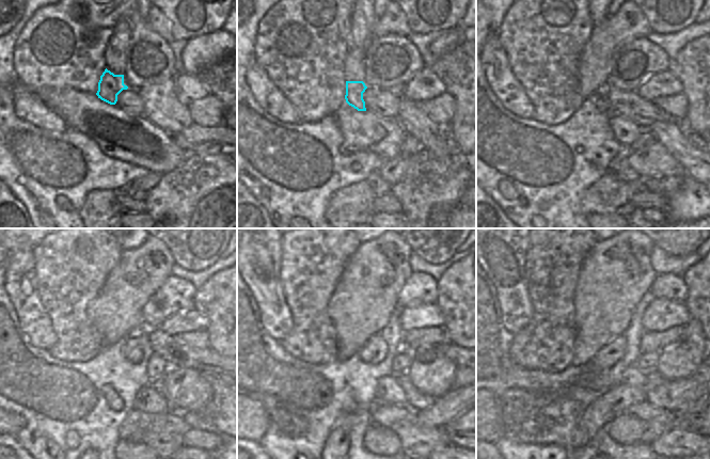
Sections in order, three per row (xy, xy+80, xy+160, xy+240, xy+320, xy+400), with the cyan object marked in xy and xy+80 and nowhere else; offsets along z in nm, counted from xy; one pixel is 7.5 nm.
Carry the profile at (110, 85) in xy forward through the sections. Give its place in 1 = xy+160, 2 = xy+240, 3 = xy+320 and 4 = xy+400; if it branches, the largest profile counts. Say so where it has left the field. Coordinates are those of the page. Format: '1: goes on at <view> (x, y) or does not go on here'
1: goes on at xy+160 (602, 104)
2: goes on at xy+240 (132, 351)
3: goes on at xy+320 (374, 351)
4: goes on at xy+400 (608, 355)

